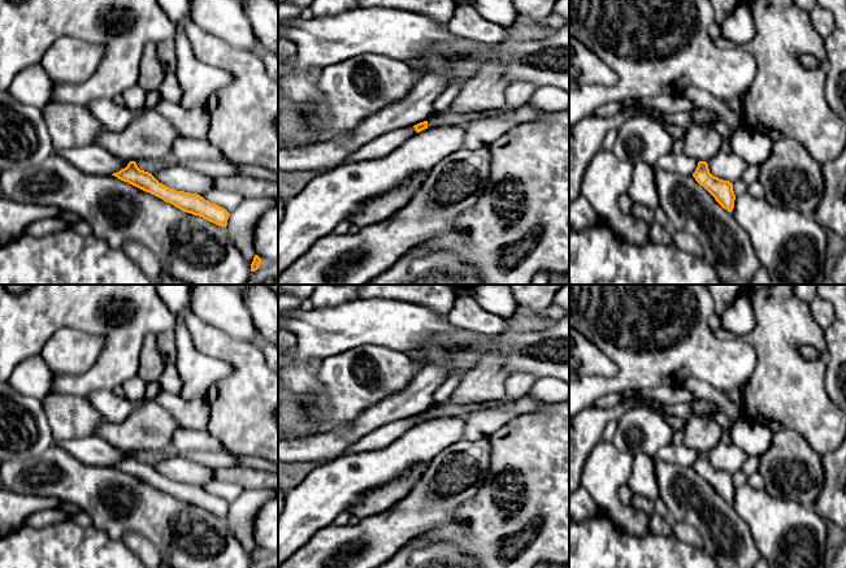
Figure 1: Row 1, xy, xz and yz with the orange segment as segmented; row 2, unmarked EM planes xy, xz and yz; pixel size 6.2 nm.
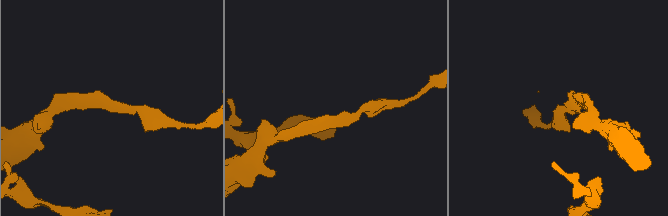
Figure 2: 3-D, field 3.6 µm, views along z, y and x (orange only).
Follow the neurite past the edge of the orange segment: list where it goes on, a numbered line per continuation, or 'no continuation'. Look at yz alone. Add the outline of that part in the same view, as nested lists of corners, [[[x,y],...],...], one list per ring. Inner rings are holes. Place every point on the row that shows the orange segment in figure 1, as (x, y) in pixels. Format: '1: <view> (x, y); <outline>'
no continuation

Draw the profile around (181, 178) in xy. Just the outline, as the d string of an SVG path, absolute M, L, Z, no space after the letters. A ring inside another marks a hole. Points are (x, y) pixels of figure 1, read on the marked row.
M175 164L164 168L153 175L160 183L174 188L203 196L214 188L214 179L190 168Z

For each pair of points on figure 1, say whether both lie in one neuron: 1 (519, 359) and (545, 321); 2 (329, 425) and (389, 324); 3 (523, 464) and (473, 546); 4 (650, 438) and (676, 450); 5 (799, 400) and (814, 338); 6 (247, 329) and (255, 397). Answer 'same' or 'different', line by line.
1: different
2: different
3: same
4: different
5: same
6: different

